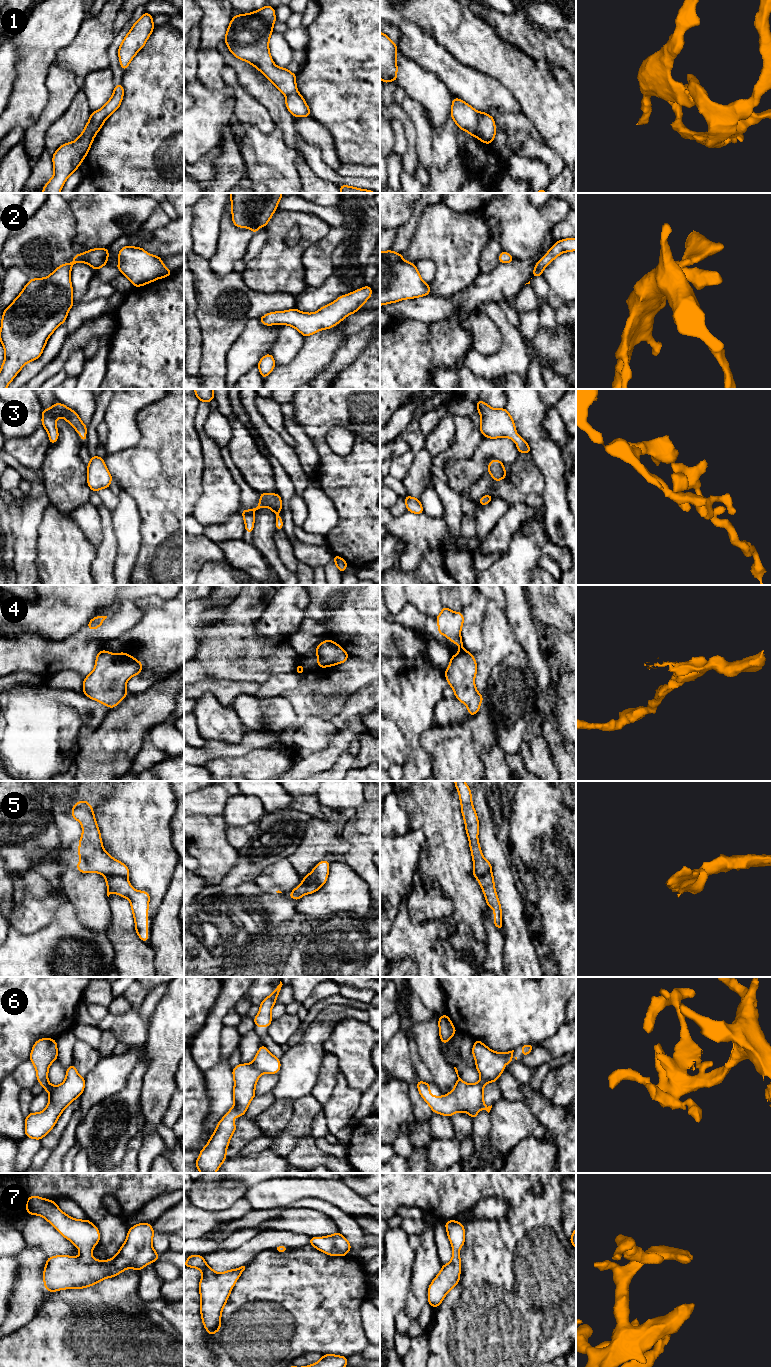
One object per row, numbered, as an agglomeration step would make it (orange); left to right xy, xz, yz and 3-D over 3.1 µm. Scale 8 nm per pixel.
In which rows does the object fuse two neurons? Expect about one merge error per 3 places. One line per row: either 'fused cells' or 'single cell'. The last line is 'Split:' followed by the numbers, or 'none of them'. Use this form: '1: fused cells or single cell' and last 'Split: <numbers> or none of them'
1: fused cells
2: single cell
3: single cell
4: fused cells
5: fused cells
6: single cell
7: single cell
Split: 1, 4, 5

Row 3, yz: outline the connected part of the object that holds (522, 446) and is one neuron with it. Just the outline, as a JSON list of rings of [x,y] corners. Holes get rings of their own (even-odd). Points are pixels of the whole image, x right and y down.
[[[480,400],[476,406],[481,415],[479,428],[486,438],[510,438],[517,444],[519,453],[531,454],[528,443],[516,433],[515,423],[506,408],[494,409]]]

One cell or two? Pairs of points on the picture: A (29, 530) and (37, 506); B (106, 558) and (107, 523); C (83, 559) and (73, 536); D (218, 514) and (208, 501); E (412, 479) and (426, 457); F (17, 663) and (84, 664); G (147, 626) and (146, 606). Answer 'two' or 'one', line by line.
A: one
B: one
C: one
D: one
E: one
F: one
G: one

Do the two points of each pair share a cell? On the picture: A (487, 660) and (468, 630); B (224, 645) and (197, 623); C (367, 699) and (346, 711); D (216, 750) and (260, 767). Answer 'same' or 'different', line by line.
A: different
B: different
C: same
D: different

